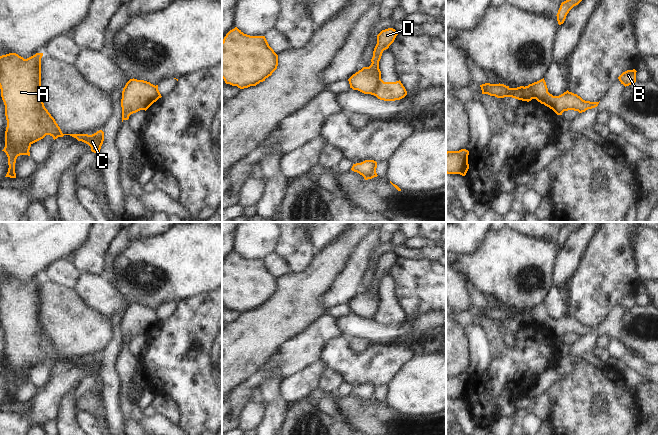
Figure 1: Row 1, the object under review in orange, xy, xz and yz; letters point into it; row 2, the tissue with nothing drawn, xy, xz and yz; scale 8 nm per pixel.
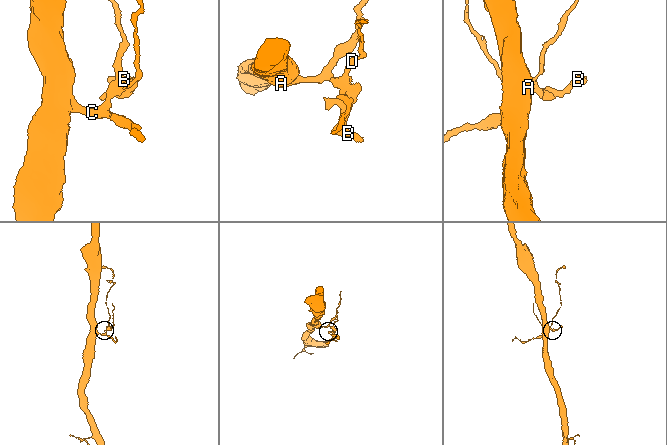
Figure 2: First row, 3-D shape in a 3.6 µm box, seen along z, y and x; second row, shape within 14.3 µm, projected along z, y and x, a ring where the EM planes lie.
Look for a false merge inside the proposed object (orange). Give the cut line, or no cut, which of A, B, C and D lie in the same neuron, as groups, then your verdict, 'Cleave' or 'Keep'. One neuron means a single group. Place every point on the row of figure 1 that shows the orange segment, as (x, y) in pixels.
Split along xz (379, 70), (379, 83), (372, 94). Groups: A C D / B. Cleave

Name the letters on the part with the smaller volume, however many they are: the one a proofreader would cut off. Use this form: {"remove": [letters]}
{"remove": ["B"]}

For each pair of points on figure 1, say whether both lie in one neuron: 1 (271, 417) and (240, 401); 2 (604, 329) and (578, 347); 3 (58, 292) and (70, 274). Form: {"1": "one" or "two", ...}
{"1": "two", "2": "one", "3": "two"}

